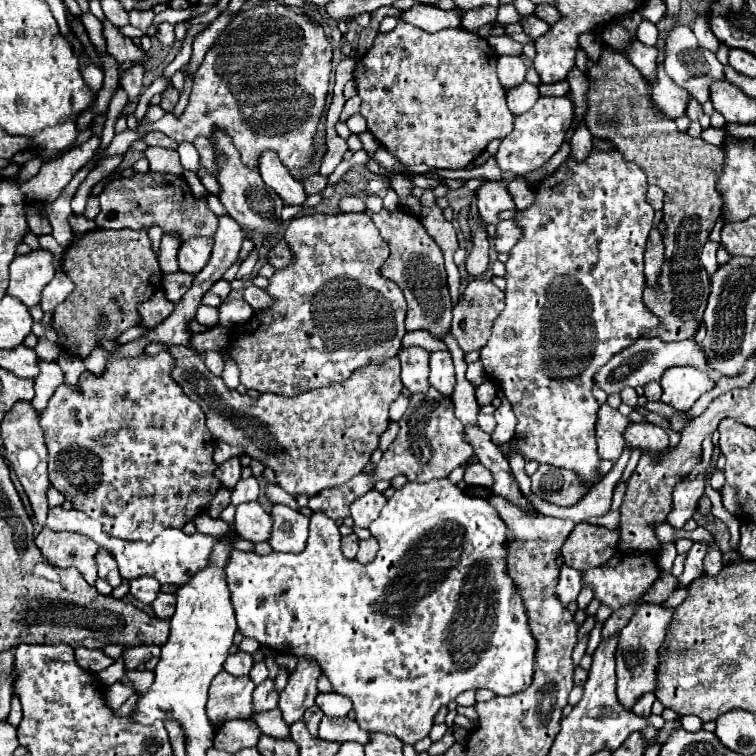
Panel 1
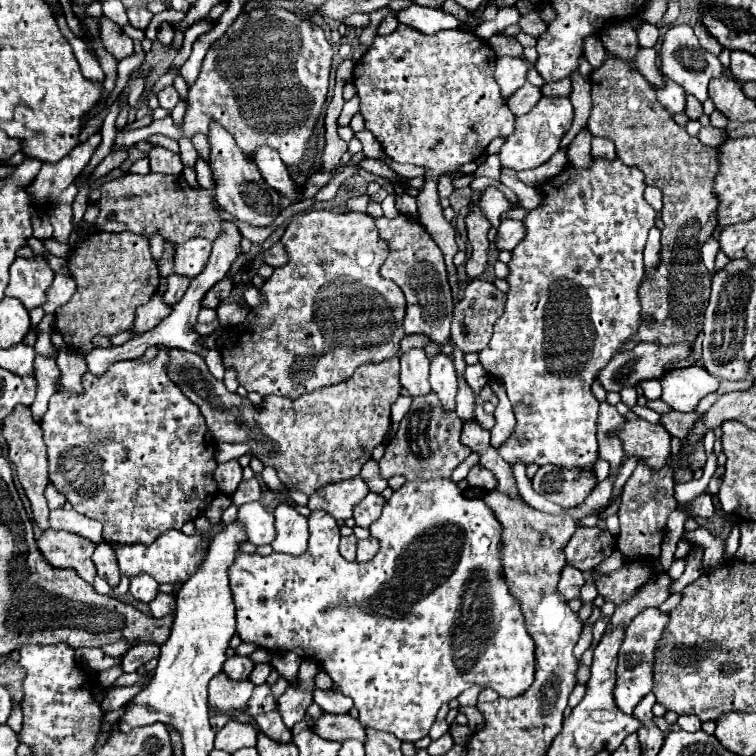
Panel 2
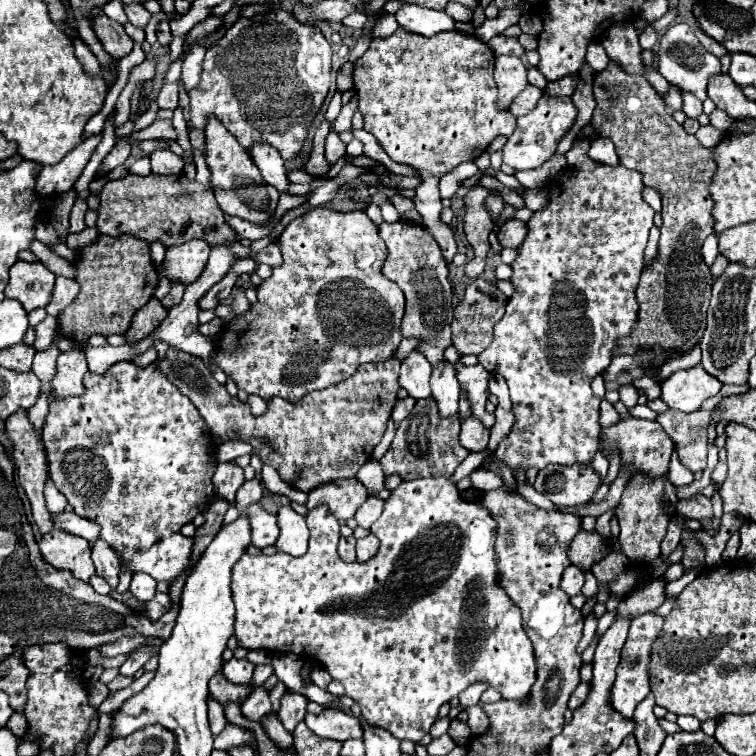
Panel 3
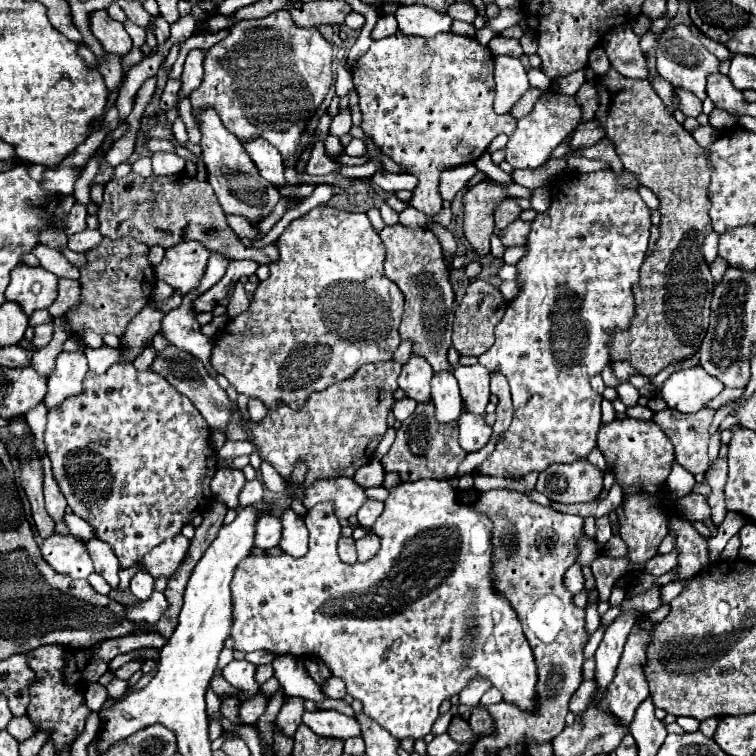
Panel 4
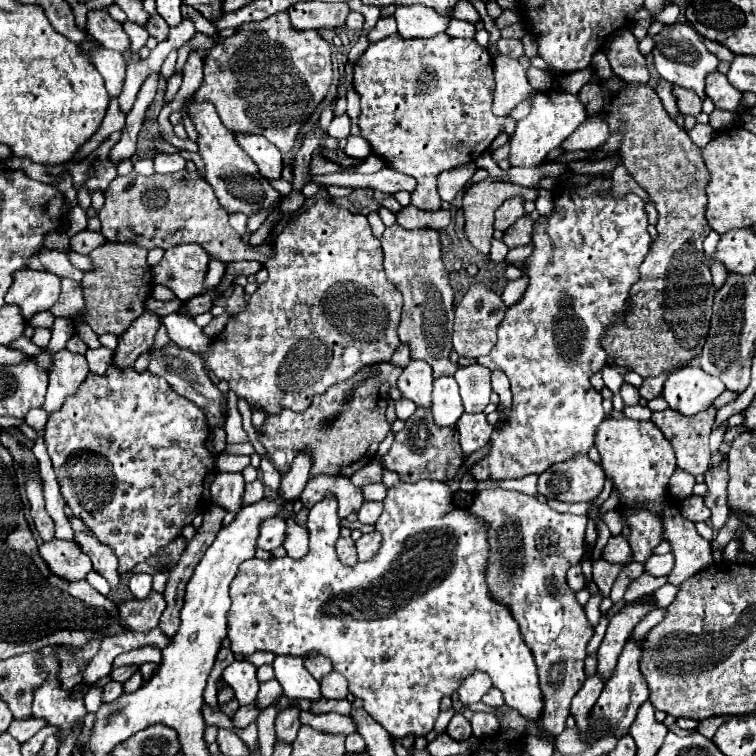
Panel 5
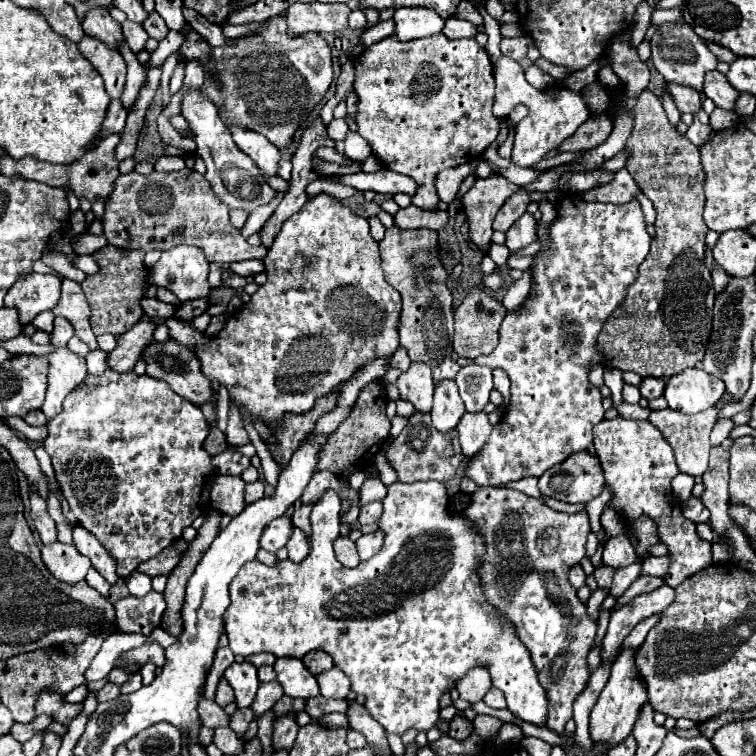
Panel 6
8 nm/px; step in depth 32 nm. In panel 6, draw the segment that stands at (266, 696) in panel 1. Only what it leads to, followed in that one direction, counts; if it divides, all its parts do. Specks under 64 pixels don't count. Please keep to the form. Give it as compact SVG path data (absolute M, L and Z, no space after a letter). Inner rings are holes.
M240 708L230 718L230 728L236 732L238 740L244 738L244 732L248 730L248 724L254 720L254 712L250 708Z

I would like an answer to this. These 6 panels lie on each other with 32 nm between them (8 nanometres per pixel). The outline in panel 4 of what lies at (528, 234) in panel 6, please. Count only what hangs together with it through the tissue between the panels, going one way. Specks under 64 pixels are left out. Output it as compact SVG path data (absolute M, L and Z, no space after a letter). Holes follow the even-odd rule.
M524 220L512 222L500 234L502 244L504 246L524 246L524 240L528 240L528 228L530 228L530 222L524 222Z

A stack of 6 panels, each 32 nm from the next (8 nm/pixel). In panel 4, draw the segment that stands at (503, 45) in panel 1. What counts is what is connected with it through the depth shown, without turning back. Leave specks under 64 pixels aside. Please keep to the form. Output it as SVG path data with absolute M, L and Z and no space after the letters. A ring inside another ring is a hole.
M498 36L498 38L492 38L490 40L490 50L500 56L500 54L506 54L506 56L514 56L514 58L520 58L524 52L522 52L522 46L518 40L514 38L504 38L504 36Z

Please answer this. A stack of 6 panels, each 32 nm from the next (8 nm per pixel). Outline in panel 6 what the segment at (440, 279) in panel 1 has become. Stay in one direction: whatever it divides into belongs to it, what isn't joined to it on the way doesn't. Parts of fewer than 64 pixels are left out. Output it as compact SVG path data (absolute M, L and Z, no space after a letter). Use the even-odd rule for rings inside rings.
M392 226L386 230L386 238L380 242L382 270L384 278L390 286L394 286L404 300L402 318L400 318L400 346L406 348L412 362L424 362L432 368L434 382L454 380L460 366L452 362L452 332L454 332L454 310L452 310L452 294L446 288L446 272L440 266L432 268L432 280L424 282L424 276L410 266L412 252L426 248L432 250L438 246L438 232L434 230L402 230Z

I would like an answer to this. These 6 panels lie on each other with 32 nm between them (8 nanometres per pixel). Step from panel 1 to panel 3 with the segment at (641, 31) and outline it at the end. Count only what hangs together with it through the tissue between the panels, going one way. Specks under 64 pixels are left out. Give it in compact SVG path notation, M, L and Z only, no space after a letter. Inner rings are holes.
M648 26L648 28L644 28L640 32L640 46L642 46L642 50L650 50L656 44L656 40L658 40L658 34L656 34L656 30L652 26Z

